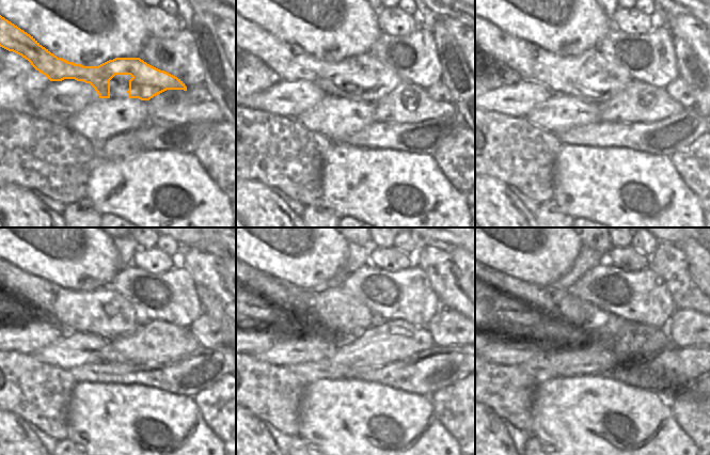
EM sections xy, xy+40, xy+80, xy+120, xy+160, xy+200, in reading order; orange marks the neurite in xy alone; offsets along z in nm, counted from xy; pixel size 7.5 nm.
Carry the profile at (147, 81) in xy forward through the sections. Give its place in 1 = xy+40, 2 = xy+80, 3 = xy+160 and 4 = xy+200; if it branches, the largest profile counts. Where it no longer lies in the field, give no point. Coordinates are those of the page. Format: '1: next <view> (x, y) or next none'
1: next xy+40 (289, 62)
2: next xy+80 (569, 75)
3: next xy+160 (332, 307)
4: next xy+200 (558, 301)

